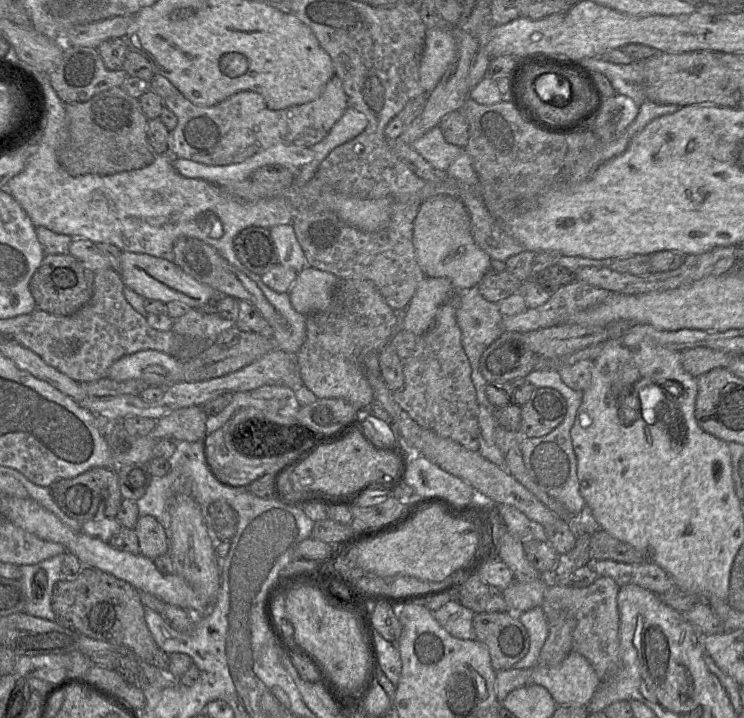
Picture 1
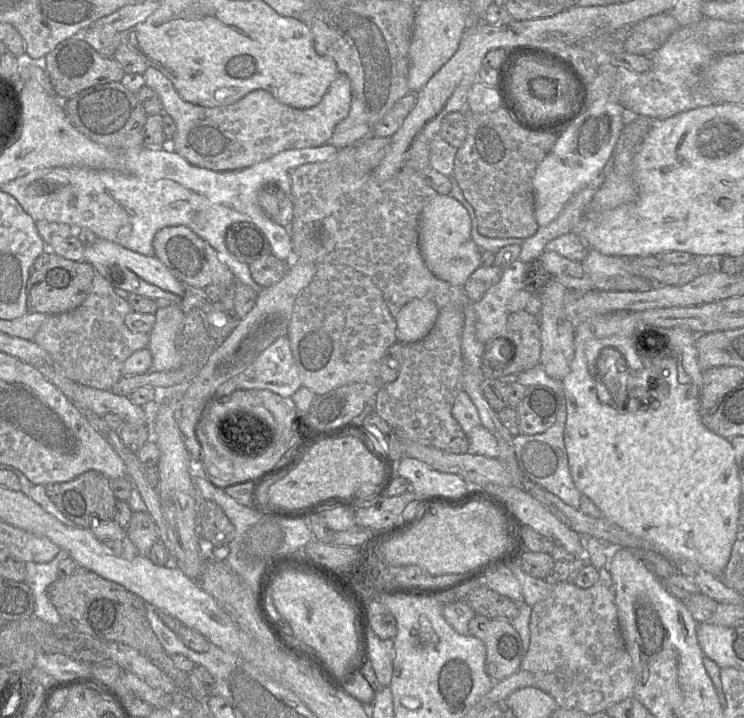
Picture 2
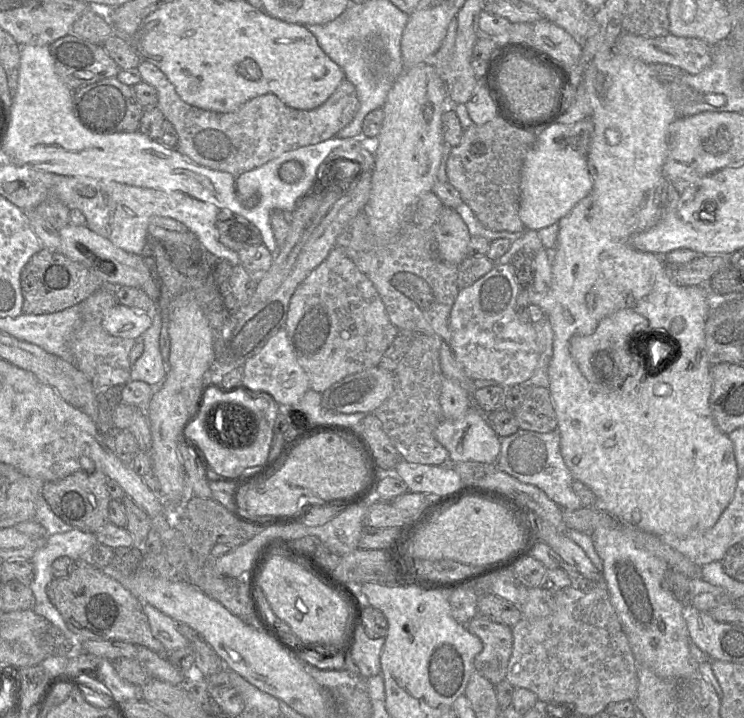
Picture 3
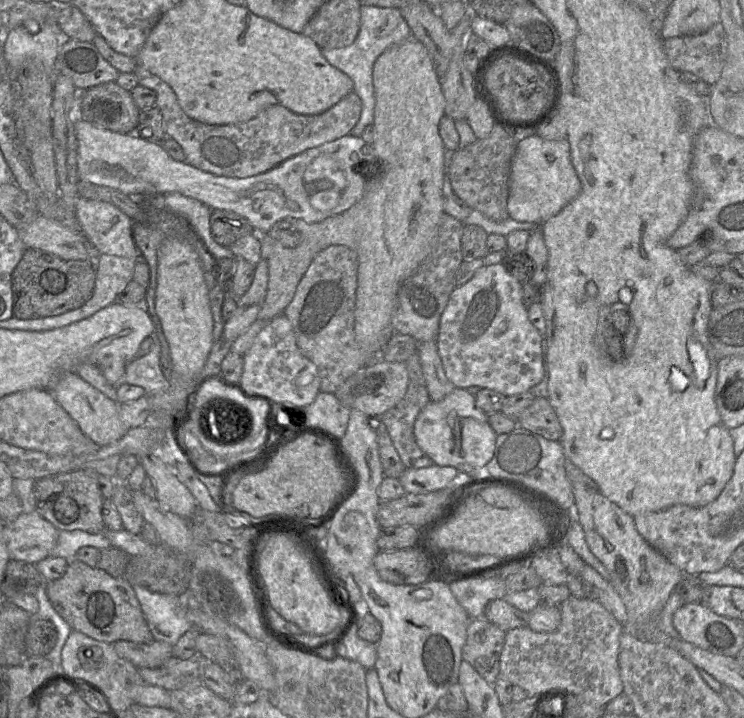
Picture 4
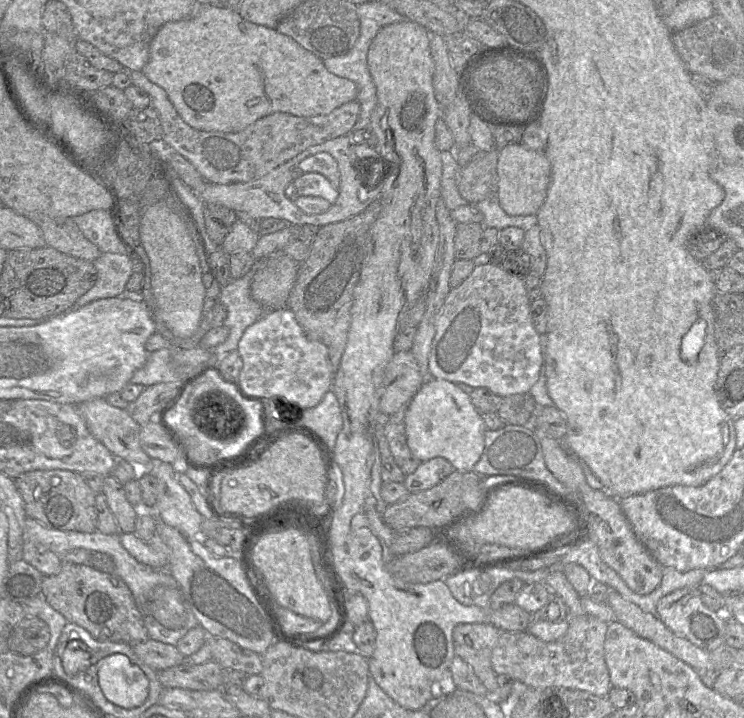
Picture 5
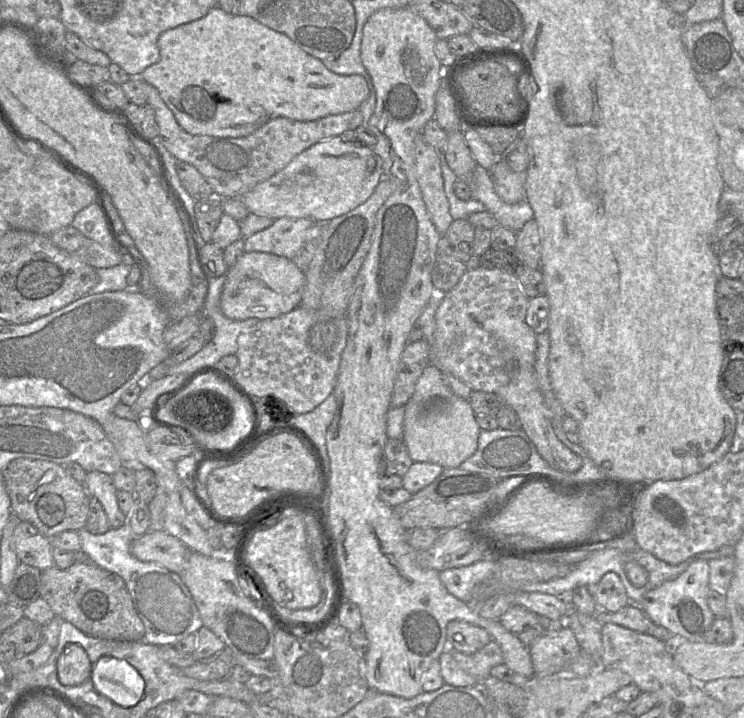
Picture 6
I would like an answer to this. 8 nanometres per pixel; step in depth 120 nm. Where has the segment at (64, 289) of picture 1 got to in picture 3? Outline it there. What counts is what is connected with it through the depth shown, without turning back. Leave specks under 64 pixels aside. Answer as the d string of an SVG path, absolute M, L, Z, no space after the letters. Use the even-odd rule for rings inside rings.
M42 247L23 267L20 285L22 313L41 315L60 312L81 303L102 287L102 281L84 264L67 258L58 250Z

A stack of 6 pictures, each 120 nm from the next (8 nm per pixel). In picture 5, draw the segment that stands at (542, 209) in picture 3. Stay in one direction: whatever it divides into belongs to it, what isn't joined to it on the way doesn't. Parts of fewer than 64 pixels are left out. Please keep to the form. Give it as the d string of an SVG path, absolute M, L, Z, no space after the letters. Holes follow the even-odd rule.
M521 143L499 149L497 197L500 206L512 216L536 215L545 201L550 175L551 164L544 152L531 150Z

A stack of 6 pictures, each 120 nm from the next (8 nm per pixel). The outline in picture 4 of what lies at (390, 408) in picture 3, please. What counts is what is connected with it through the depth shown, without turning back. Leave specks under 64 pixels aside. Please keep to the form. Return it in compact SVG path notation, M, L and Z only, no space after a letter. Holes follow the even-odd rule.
M414 353L405 363L409 376L406 394L395 407L385 412L382 416L380 416L380 418L386 426L392 443L405 467L419 469L429 467L434 464L432 459L417 445L413 432L414 424L418 415L431 401L431 398L427 391L418 353Z

